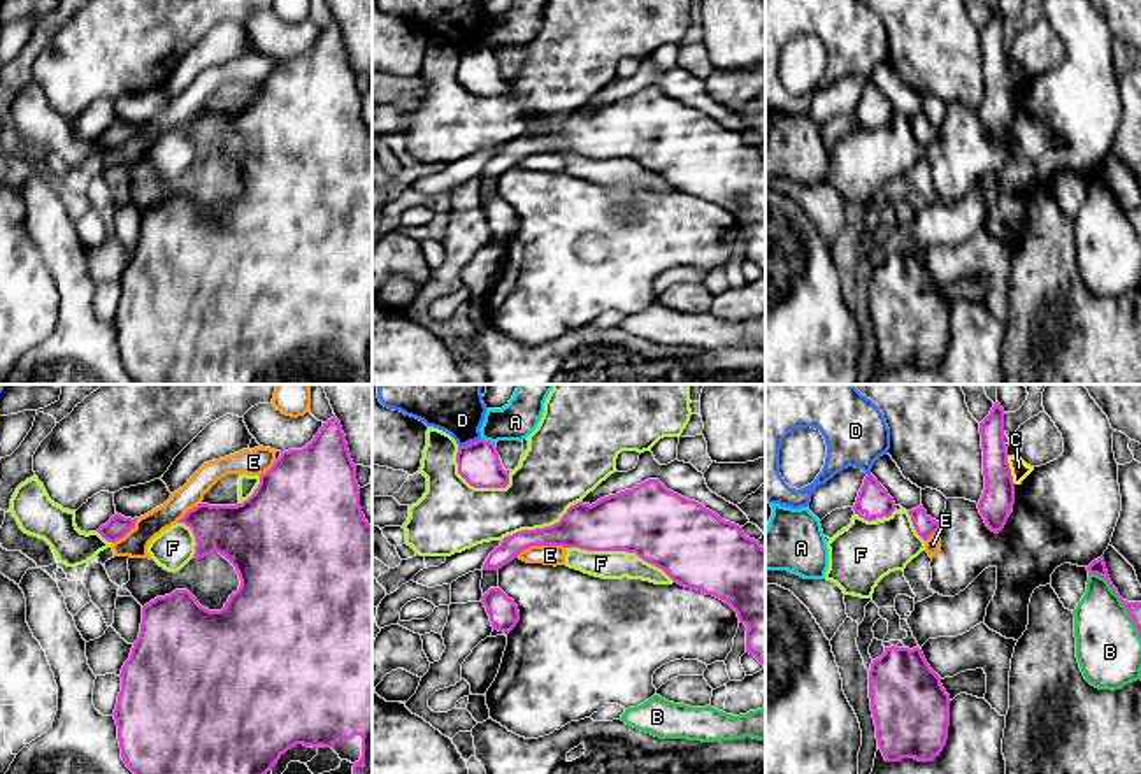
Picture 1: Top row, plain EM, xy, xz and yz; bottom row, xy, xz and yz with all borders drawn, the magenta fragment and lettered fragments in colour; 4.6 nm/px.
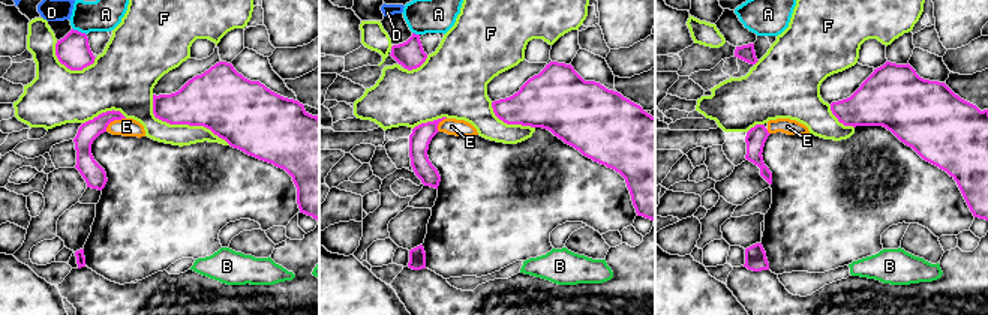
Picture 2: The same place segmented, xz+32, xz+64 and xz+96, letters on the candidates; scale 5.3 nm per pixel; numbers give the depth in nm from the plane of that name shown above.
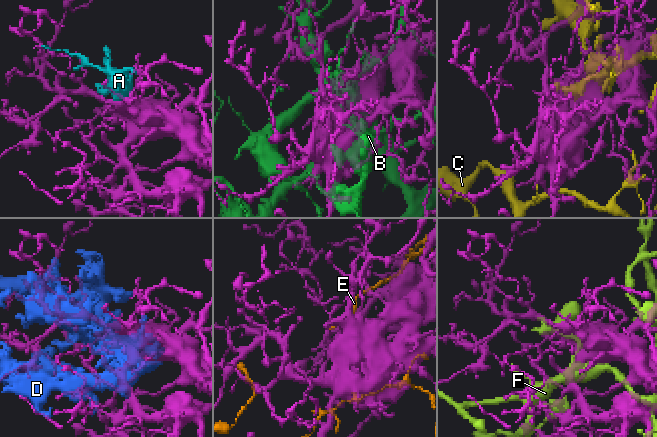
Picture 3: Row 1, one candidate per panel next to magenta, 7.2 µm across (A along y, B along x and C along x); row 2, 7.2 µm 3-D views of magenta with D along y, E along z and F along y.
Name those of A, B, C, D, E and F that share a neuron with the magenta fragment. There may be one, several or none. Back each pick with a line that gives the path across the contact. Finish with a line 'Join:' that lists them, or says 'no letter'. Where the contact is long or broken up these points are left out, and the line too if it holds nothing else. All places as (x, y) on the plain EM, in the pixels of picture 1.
Join: no letter

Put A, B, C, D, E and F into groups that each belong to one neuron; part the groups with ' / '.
A / B / C / D / E / F

